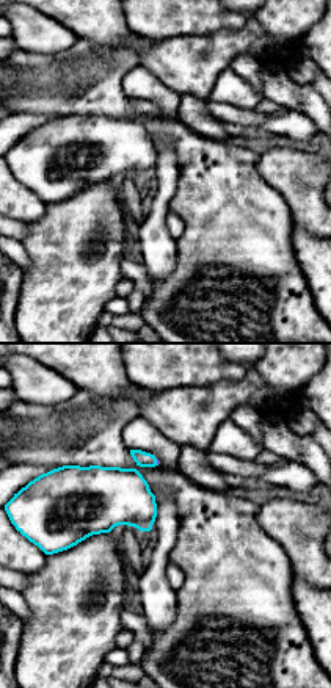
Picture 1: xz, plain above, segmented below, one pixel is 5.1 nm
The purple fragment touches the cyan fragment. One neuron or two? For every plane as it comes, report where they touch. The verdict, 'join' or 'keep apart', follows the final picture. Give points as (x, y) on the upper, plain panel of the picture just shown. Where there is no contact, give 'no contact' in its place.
(157, 112)

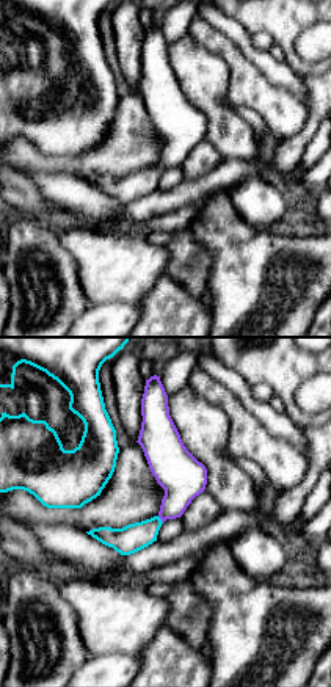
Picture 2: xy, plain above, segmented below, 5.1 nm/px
(160, 167)

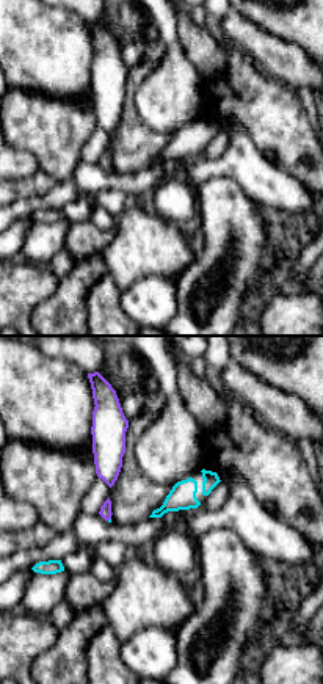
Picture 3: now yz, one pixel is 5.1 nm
no contact

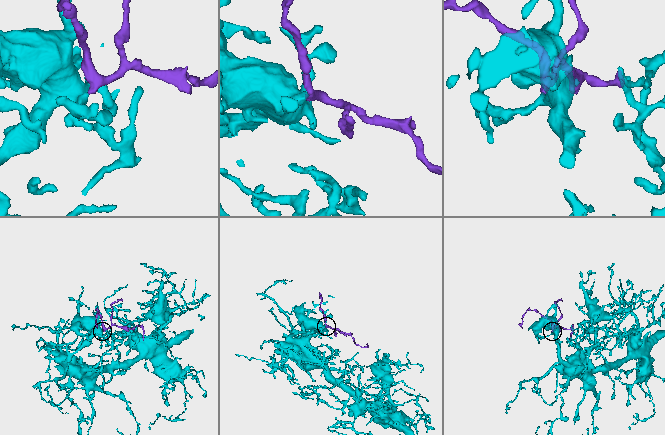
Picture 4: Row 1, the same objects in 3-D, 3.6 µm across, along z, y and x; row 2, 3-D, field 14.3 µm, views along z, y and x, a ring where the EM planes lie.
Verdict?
join

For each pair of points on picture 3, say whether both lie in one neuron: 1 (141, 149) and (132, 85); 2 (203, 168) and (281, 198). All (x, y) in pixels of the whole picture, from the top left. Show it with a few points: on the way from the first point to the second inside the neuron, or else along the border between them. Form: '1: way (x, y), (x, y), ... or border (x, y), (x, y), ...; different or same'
1: way (132, 134), (130, 101); same
2: way (221, 168), (248, 168), (262, 181); same

